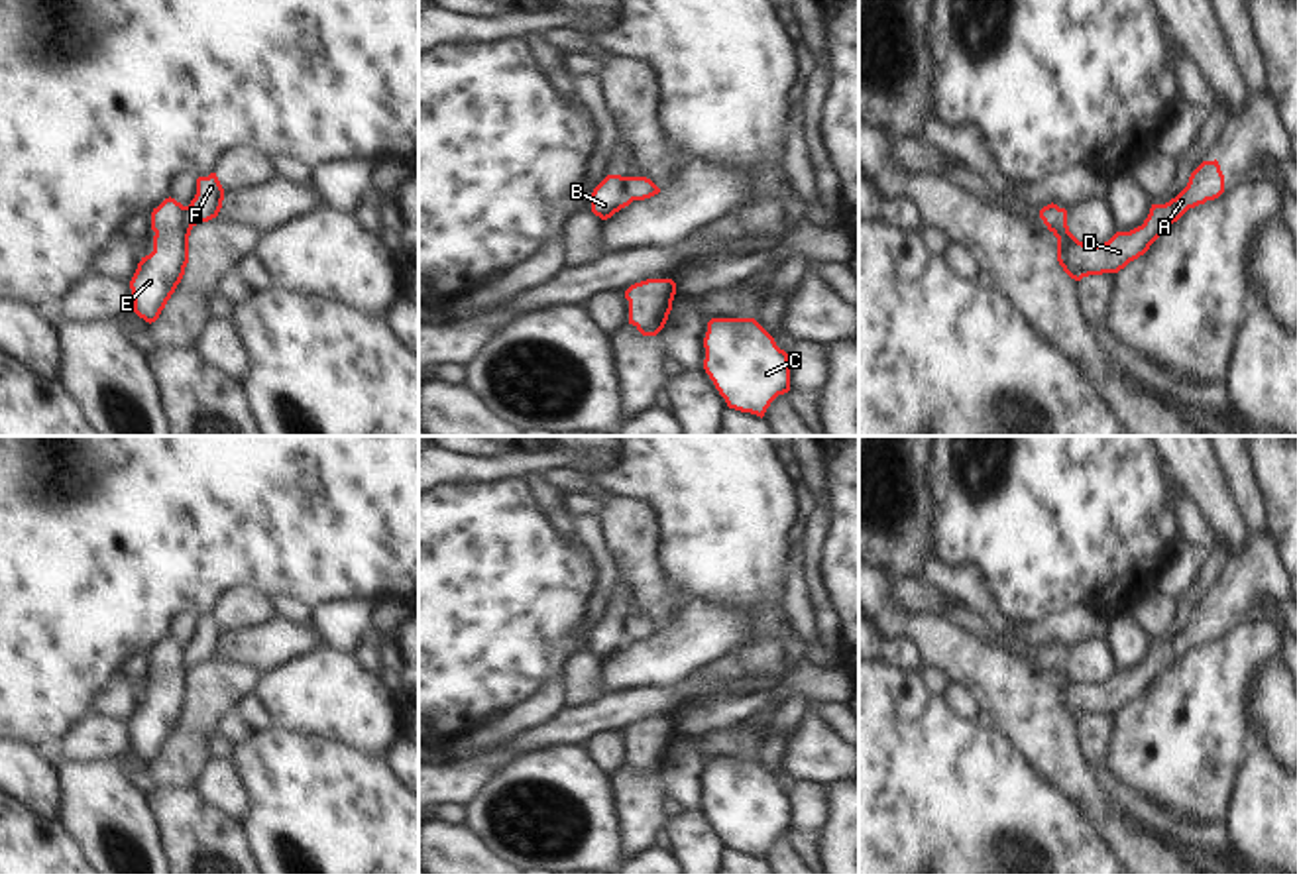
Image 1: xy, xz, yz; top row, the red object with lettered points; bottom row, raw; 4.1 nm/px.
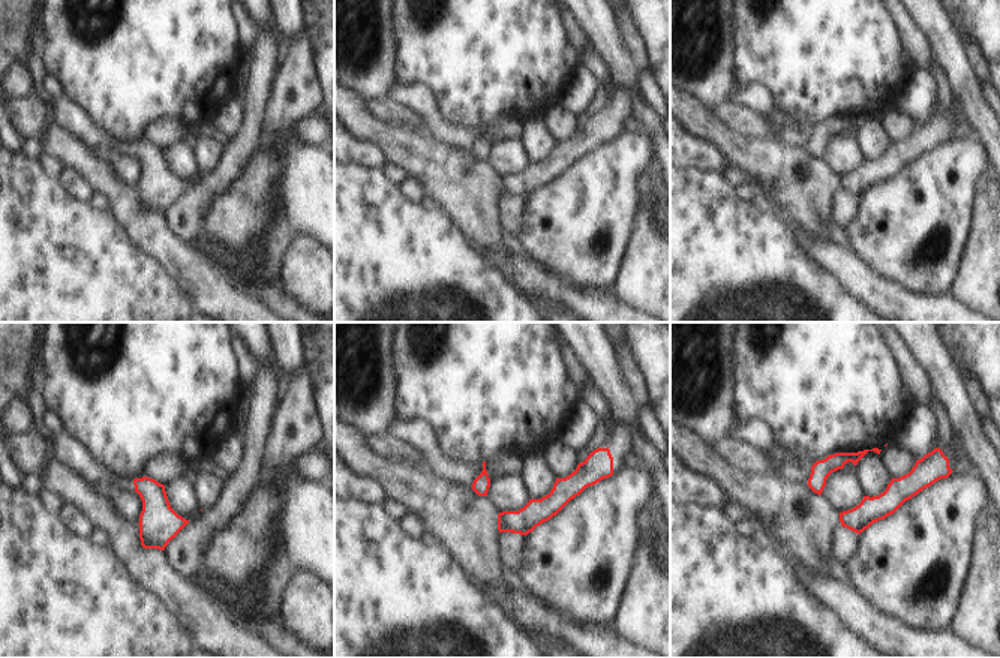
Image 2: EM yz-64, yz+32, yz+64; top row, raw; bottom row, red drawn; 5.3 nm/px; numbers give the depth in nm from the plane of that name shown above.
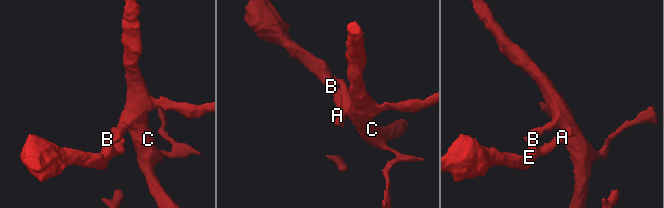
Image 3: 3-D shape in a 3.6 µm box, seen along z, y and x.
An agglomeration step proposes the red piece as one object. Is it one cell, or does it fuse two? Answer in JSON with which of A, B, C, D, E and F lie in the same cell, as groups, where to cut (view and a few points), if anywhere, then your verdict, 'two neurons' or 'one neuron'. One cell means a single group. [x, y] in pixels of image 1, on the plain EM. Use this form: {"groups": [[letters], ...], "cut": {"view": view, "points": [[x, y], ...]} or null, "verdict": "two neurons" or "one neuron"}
{"groups": [["A", "B", "D", "E"], ["C", "F"]], "cut": {"view": "xz", "points": [[627, 617], [631, 641]]}, "verdict": "two neurons"}

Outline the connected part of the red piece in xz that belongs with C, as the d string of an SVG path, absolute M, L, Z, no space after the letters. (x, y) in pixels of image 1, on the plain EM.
M711 758L704 778L704 809L729 848L764 856L770 843L790 831L790 799L755 758Z

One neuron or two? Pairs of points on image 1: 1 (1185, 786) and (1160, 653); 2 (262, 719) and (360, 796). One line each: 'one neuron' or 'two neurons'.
1: two neurons
2: two neurons

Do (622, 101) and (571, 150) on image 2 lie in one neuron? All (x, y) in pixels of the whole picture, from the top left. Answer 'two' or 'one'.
one

